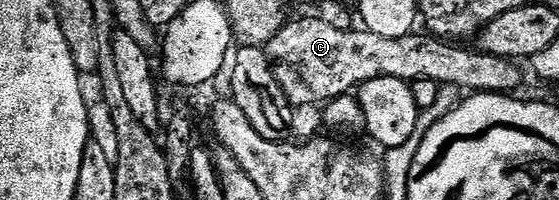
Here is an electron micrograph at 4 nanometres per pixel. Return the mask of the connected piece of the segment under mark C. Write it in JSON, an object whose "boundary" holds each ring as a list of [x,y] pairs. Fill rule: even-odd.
{"boundary":[[[303,18],[288,21],[281,31],[265,45],[265,51],[273,61],[275,76],[283,87],[283,92],[291,99],[292,105],[307,106],[309,104],[325,104],[339,96],[348,95],[353,89],[366,84],[377,77],[396,77],[399,80],[412,82],[418,78],[437,81],[440,85],[451,84],[465,89],[465,92],[501,92],[511,94],[517,92],[523,84],[523,74],[518,63],[508,58],[486,54],[480,50],[463,50],[451,46],[449,42],[438,37],[420,32],[412,32],[404,37],[383,38],[364,28],[343,30],[333,23],[321,18]]]}

